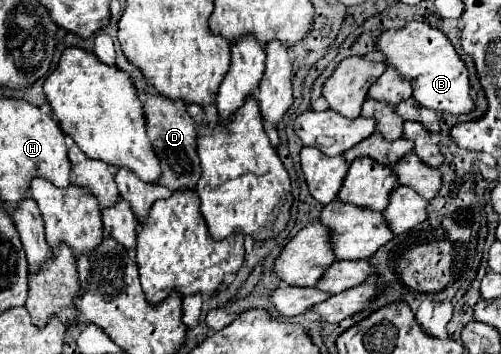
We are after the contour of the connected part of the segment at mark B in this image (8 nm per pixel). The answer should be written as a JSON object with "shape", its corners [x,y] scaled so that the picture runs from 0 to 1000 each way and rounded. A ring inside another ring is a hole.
{"shape":[[[814,62],[802,85],[766,85],[750,107],[750,136],[770,158],[770,181],[822,237],[822,277],[834,299],[898,322],[922,322],[946,305],[934,198],[898,113],[874,79],[862,79],[850,62]]]}

